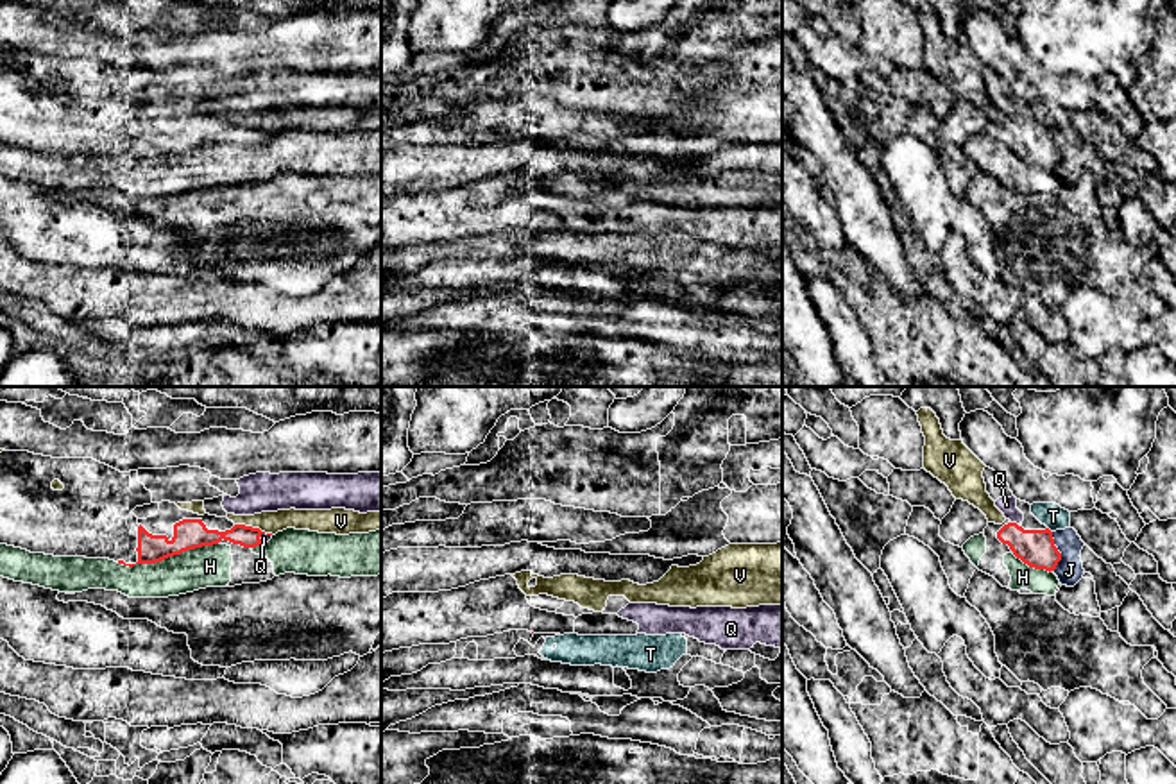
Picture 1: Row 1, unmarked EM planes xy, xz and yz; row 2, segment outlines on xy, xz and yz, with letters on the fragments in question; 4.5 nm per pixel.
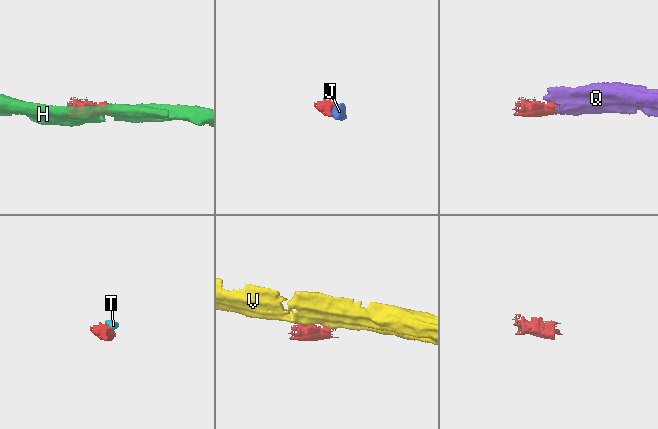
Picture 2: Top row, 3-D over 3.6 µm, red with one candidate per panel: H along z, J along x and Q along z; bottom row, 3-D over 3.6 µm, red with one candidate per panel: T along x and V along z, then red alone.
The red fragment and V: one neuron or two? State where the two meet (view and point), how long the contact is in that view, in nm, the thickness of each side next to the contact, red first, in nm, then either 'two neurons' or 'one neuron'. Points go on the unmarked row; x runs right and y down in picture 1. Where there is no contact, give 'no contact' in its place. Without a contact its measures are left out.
meets red in xy at (255, 127); contact 180 nm long; 100 nm thick on the red side, 100 nm on the other; two neurons

